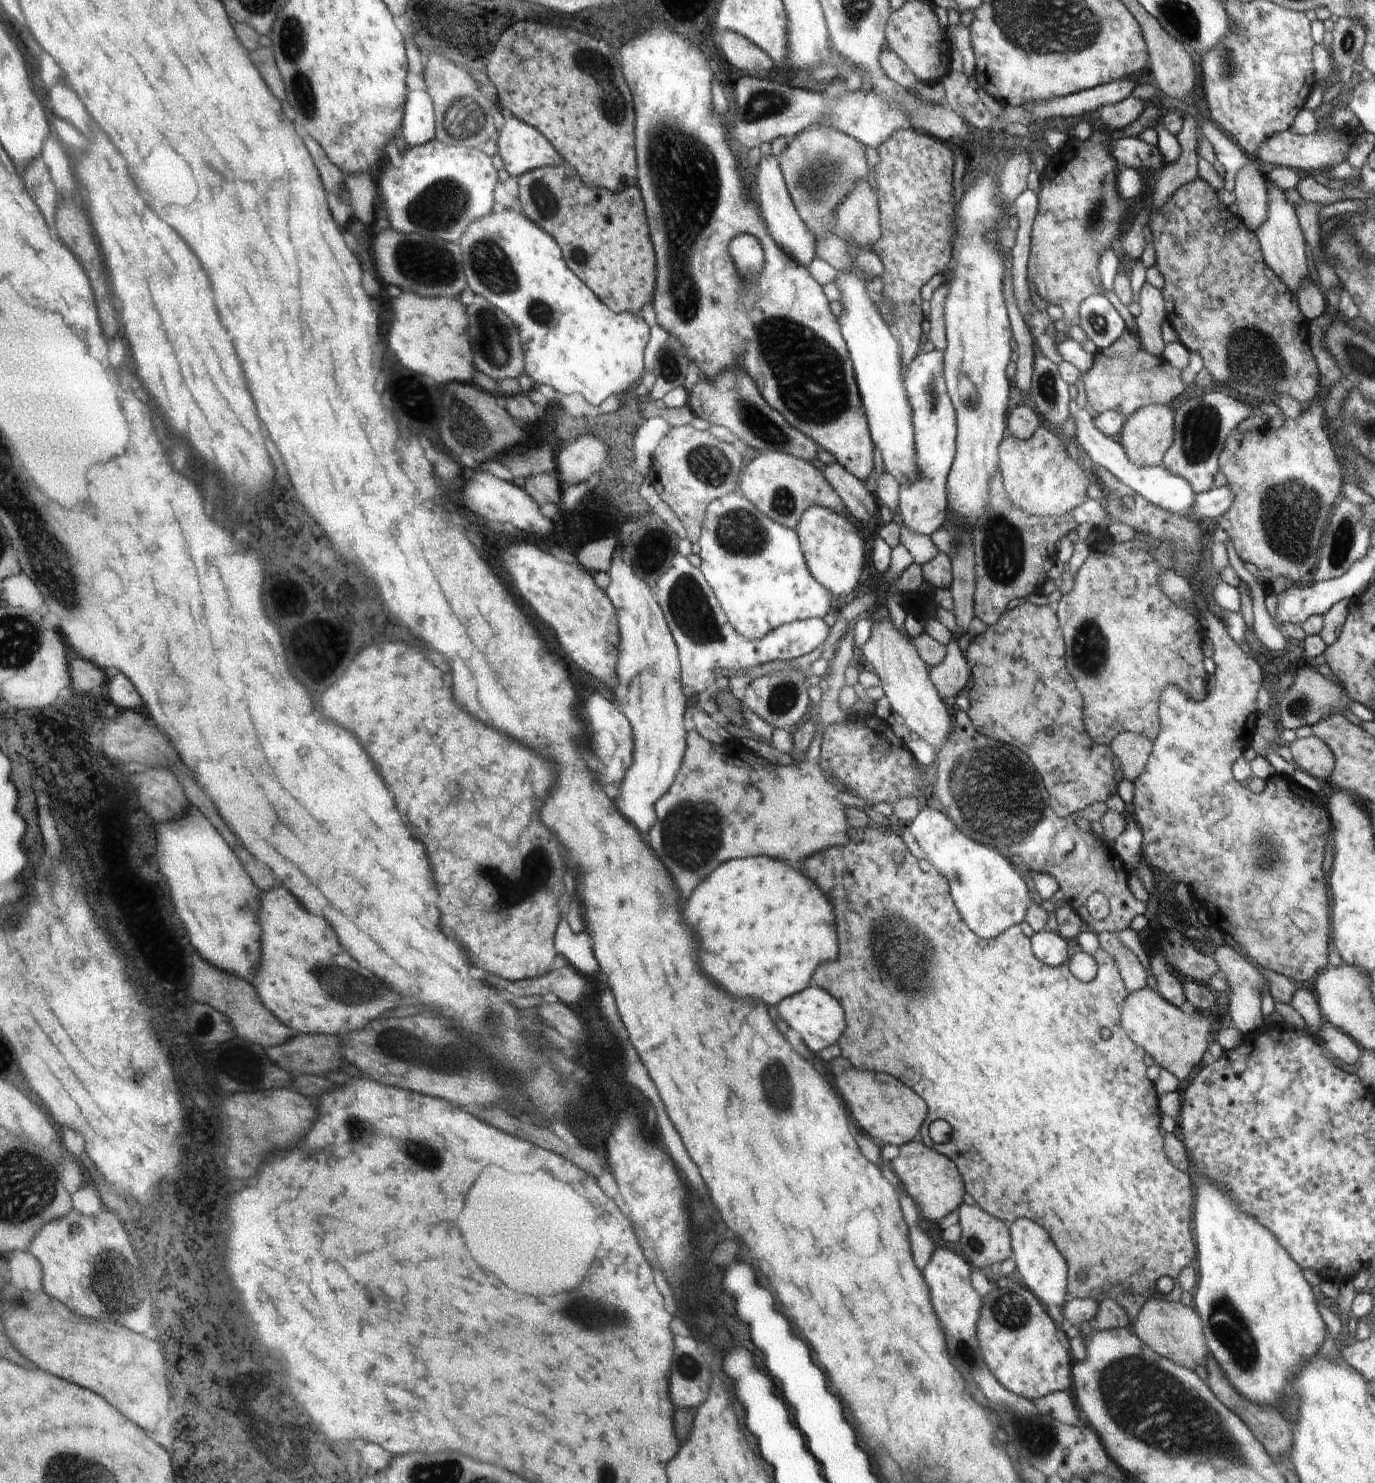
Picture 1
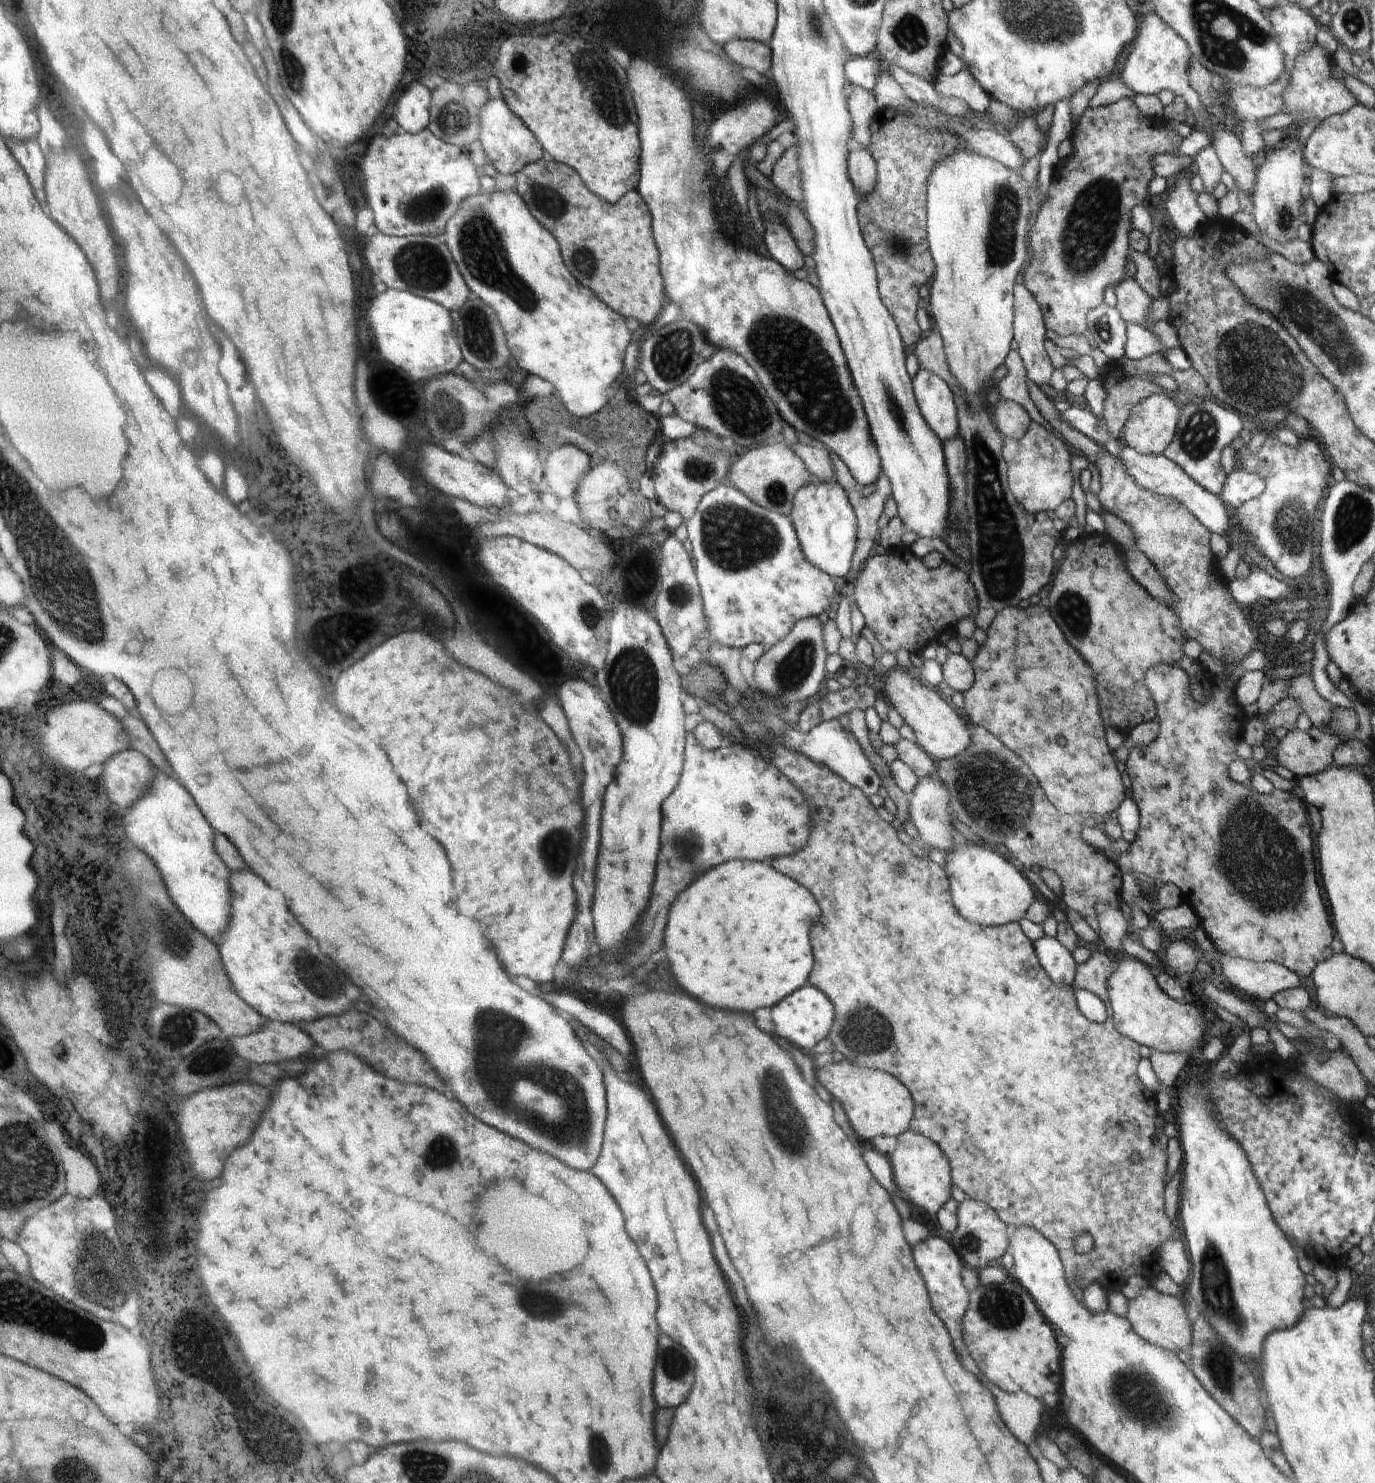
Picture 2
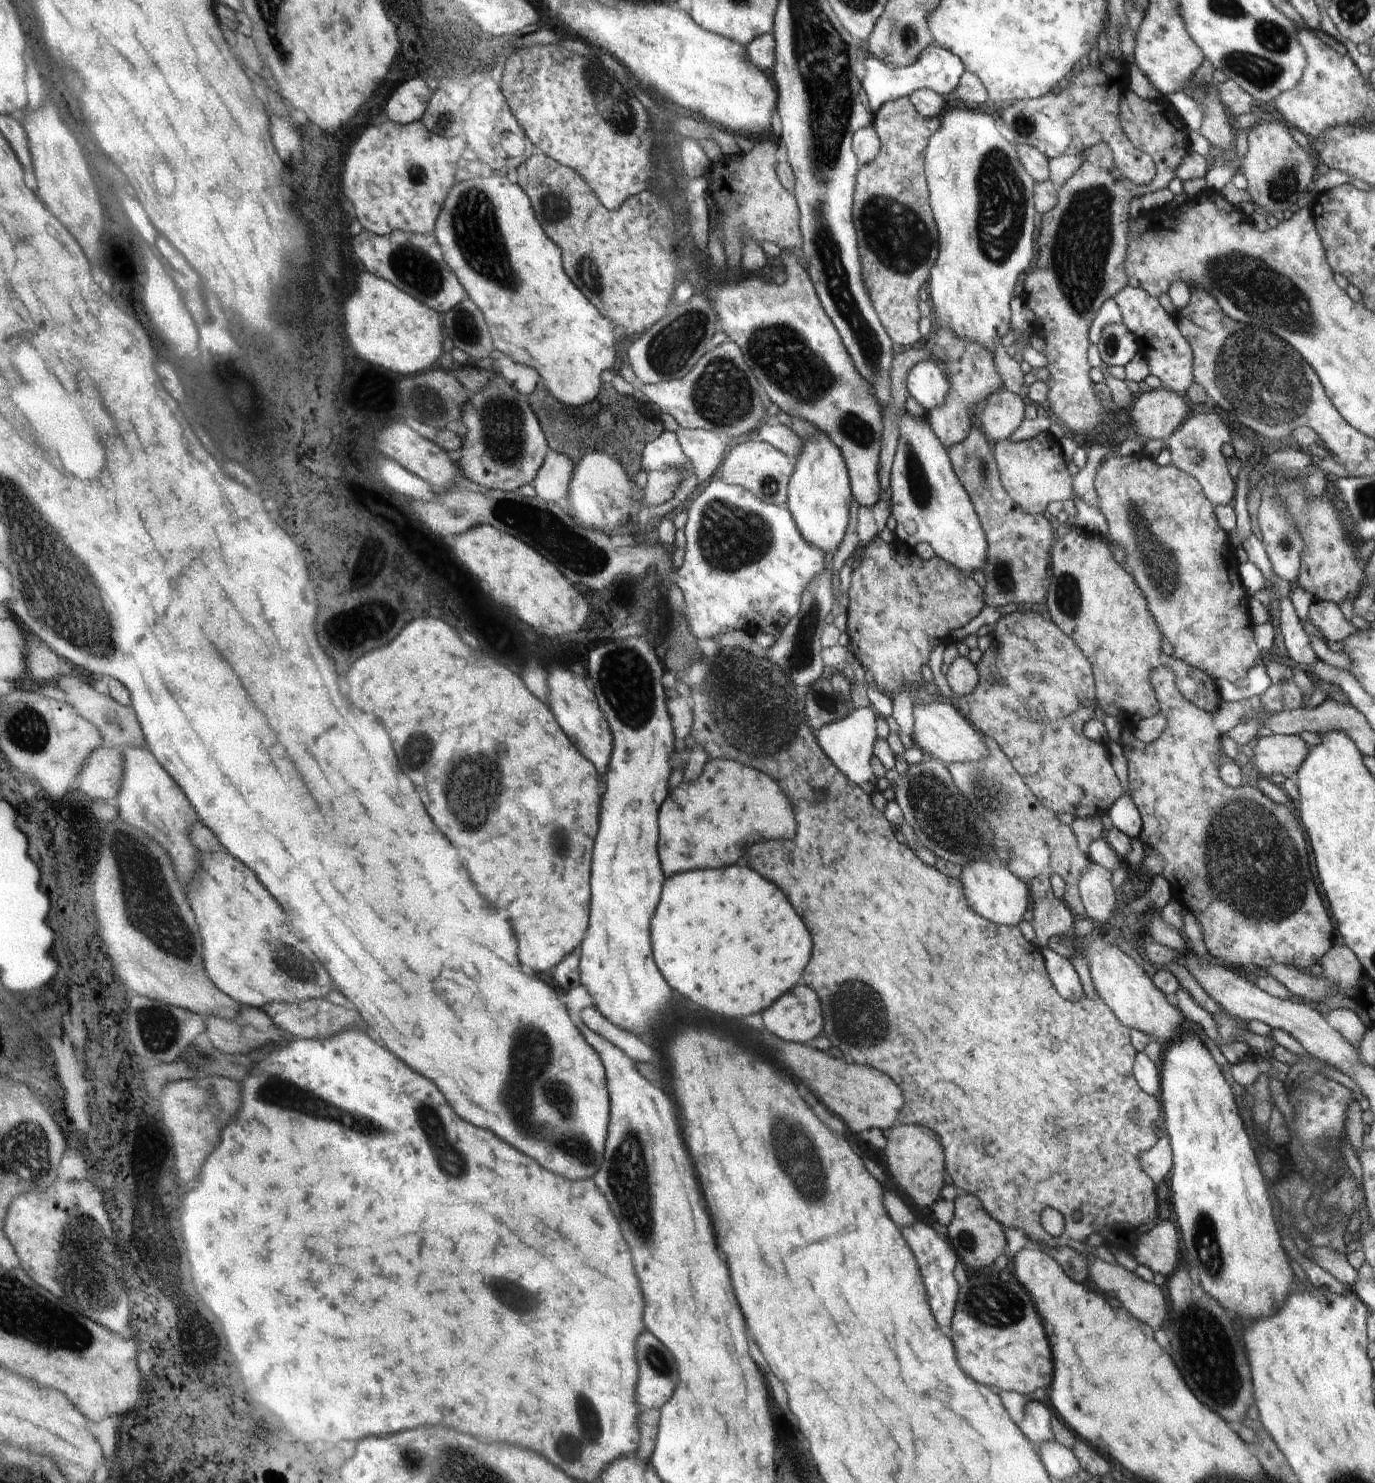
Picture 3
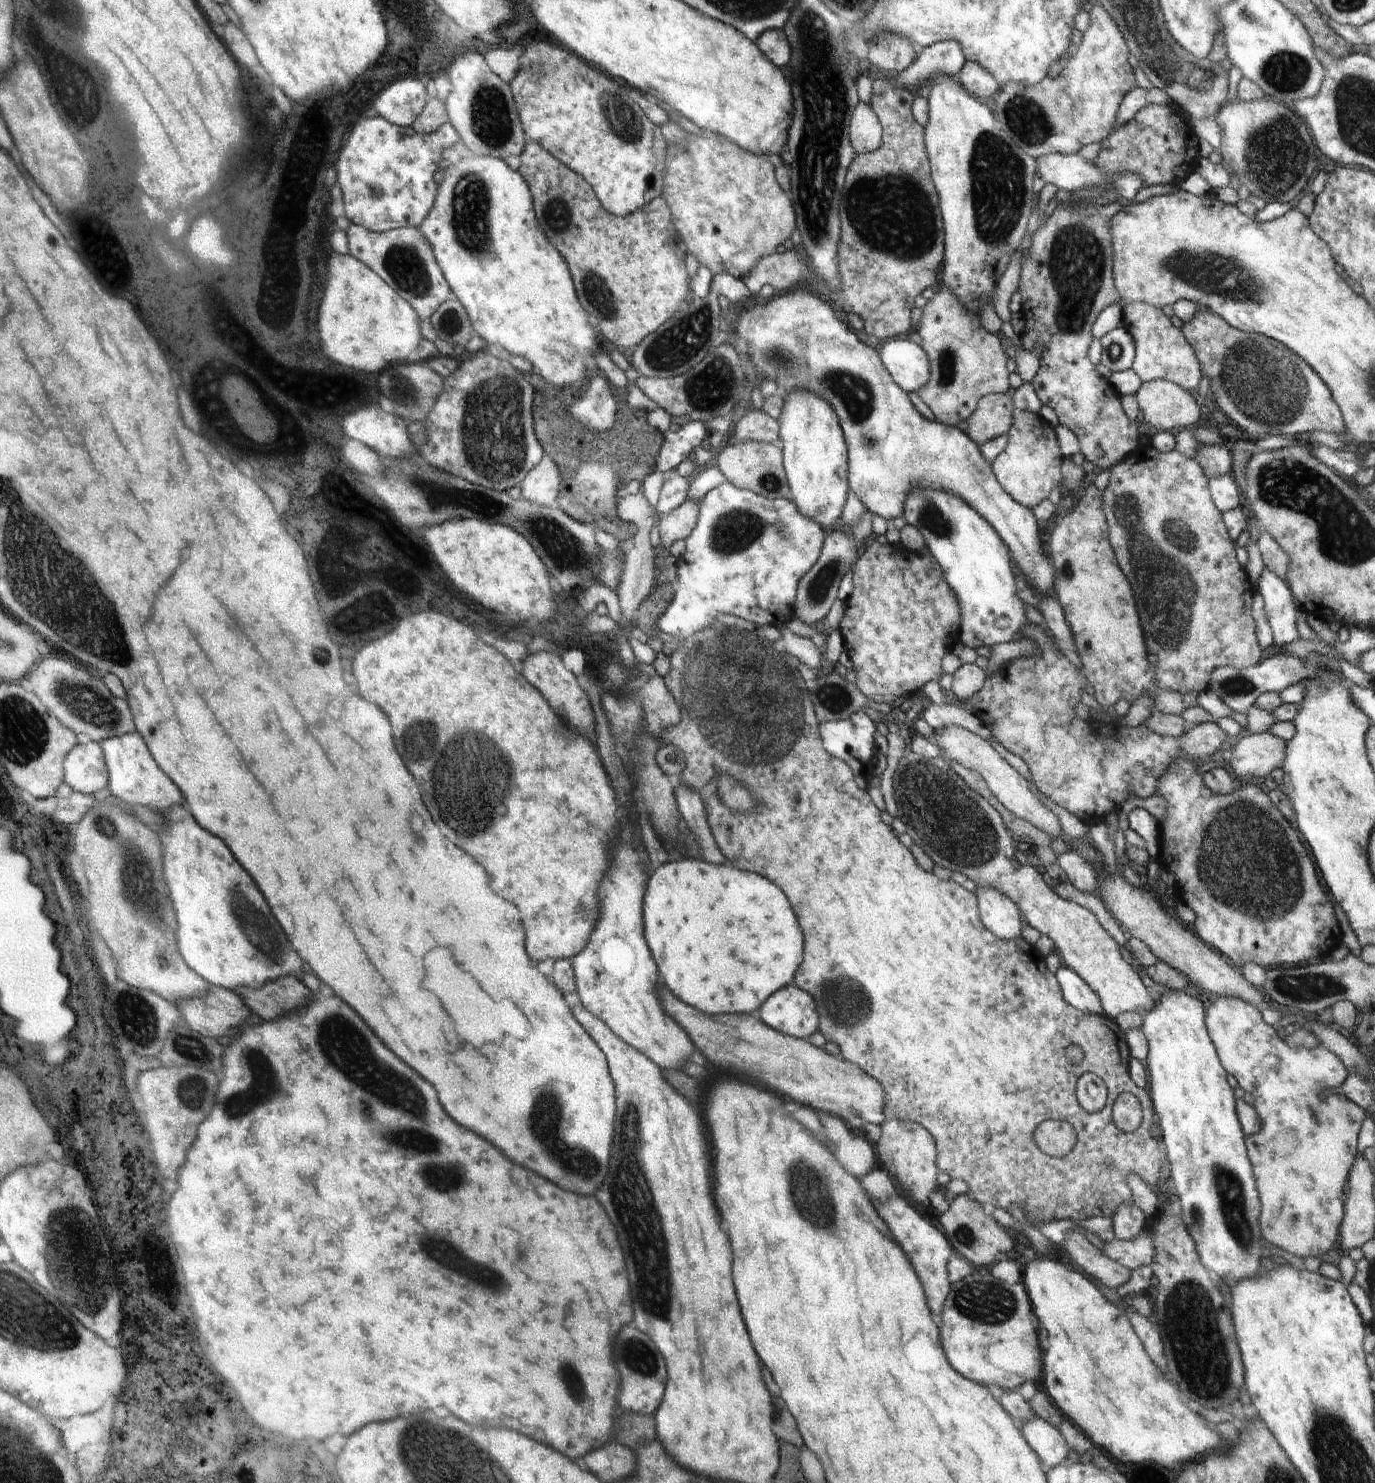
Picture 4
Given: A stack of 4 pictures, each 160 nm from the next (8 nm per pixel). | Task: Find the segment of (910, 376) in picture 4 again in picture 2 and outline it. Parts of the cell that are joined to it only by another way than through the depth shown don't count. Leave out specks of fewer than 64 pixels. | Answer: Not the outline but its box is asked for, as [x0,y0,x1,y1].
[913,367,960,445]

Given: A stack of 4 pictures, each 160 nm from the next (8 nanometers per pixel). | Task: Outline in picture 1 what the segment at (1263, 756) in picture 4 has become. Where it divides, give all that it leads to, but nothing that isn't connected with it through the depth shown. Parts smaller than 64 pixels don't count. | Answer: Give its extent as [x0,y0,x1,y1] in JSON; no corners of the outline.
[1289,735,1336,779]

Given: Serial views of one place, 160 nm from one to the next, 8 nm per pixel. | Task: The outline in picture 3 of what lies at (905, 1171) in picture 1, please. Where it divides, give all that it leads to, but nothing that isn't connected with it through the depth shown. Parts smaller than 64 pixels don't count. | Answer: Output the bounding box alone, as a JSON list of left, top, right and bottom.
[878,1122,944,1208]

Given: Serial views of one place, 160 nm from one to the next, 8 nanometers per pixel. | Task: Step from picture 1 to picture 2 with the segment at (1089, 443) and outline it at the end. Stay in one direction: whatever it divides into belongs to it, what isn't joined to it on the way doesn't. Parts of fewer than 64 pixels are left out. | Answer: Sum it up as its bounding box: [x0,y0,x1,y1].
[1118,446,1233,535]

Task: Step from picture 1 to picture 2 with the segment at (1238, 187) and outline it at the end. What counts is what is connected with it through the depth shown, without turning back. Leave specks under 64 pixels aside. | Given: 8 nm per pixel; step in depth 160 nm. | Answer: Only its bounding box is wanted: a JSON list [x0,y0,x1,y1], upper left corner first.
[1209,126,1257,200]

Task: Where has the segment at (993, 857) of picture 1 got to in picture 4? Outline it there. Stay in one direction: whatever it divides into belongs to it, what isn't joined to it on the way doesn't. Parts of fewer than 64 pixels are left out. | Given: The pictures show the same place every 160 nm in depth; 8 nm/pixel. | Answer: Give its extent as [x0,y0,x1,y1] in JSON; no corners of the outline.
[975,886,1022,940]

